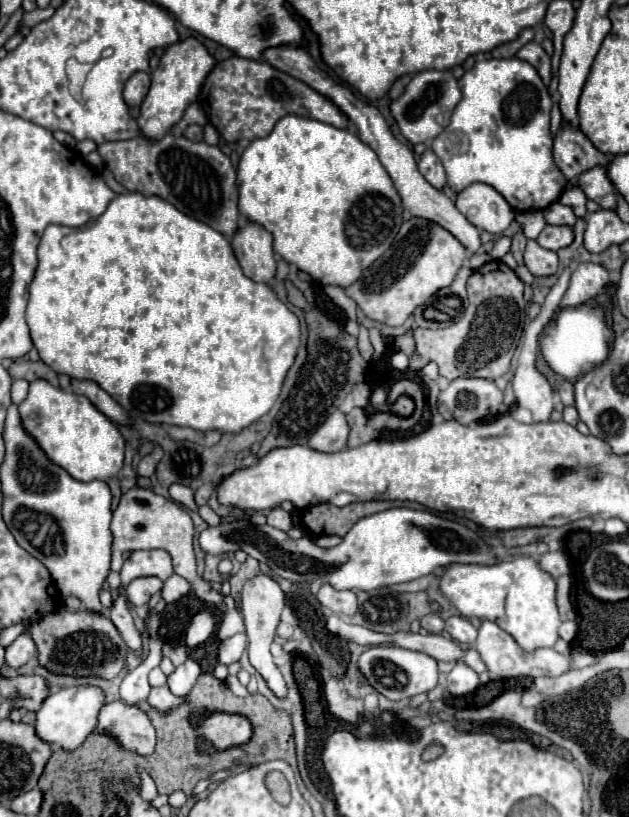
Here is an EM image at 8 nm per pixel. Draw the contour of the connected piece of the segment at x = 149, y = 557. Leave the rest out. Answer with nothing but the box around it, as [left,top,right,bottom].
[121,550,173,588]

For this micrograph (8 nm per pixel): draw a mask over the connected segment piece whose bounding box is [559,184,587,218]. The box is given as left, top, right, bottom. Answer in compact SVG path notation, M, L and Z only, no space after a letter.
M571 184L571 188L567 188L567 190L559 196L559 202L565 204L565 206L571 206L577 218L583 218L585 212L587 212L587 210L585 210L587 196L585 196L585 192L581 192L581 188L577 188L577 184Z

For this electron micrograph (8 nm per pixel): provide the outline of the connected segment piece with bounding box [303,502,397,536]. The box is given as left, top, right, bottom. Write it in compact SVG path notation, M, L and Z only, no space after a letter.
M355 502L343 508L337 508L331 504L319 504L319 506L309 506L305 510L303 522L307 530L311 530L315 536L321 536L321 534L345 536L351 530L351 526L363 516L369 516L393 506L397 506L397 502Z

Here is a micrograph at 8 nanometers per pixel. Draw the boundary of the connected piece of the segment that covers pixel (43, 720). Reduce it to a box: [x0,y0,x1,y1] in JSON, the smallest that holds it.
[35,686,105,750]

